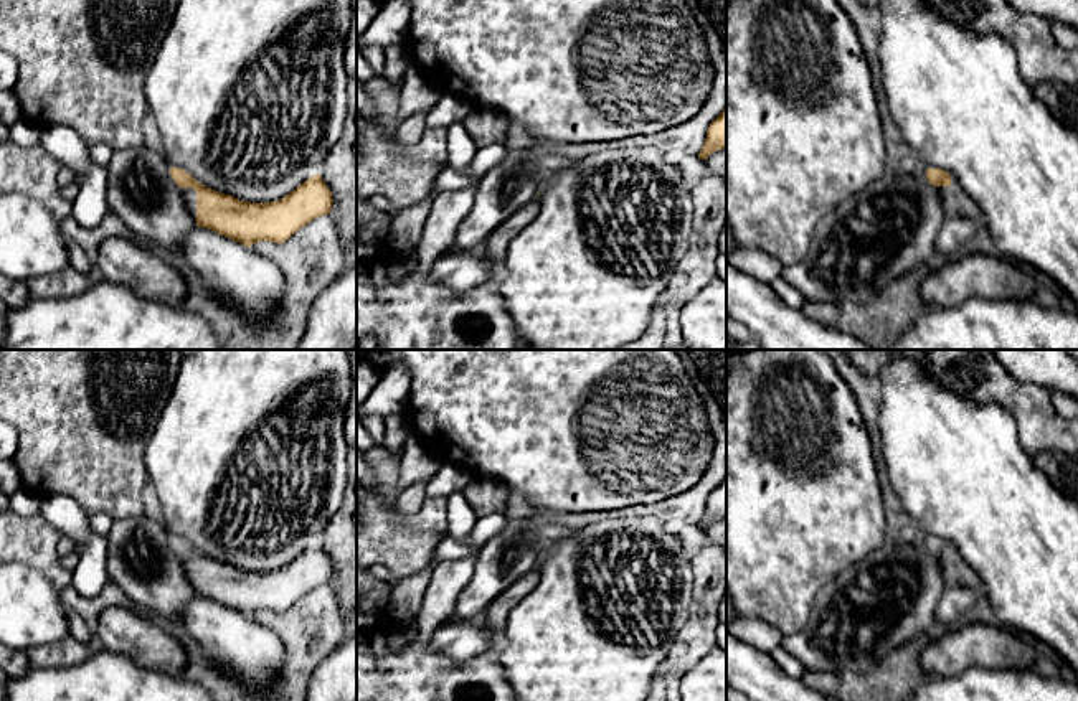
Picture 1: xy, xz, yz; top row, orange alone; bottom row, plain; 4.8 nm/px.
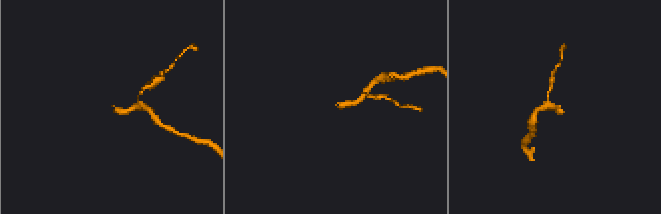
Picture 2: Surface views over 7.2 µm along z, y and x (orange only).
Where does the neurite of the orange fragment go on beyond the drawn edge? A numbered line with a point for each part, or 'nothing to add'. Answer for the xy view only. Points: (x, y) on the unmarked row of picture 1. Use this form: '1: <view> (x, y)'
1: xy (189, 563)

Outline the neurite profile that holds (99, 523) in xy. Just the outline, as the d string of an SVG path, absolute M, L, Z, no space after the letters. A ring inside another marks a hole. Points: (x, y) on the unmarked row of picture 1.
M94 513L94 515L87 515L87 523L92 533L99 536L107 536L114 520L106 513Z

